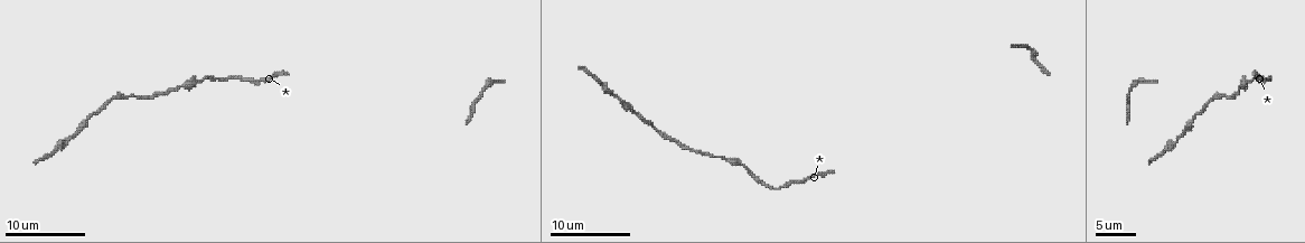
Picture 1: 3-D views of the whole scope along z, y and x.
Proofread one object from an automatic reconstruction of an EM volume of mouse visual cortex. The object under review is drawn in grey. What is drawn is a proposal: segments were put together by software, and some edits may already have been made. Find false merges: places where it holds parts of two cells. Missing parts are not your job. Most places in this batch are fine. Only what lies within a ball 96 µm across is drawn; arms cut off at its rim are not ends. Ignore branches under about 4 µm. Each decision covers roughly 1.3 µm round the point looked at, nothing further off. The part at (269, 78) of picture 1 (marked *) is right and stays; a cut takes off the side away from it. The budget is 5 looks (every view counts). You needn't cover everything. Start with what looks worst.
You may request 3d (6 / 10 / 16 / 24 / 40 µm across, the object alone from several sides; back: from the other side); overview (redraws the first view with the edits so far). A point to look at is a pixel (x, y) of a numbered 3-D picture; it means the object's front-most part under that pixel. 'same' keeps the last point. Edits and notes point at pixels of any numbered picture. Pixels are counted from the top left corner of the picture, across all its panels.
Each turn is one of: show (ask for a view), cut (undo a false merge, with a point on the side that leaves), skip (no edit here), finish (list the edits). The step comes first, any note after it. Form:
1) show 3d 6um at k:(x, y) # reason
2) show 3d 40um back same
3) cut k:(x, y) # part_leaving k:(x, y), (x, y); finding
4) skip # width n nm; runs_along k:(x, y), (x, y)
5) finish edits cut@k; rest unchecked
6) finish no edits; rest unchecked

show 3d 6um at 1:(243, 78) # thick turns thin

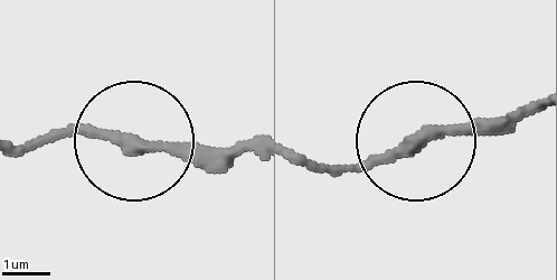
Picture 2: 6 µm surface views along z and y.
skip # runs_along 2:(535, 102), (439, 127), (342, 170), (310, 170); all the same cell

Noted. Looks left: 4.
show 3d 10um at 1:(78, 130) # sudden change in width

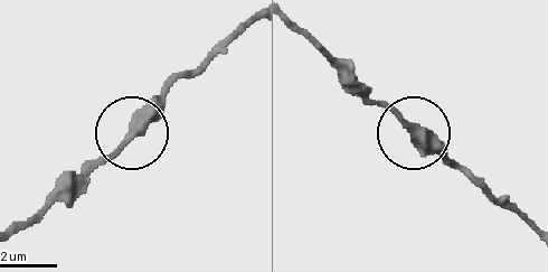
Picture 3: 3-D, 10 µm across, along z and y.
skip # one cell here

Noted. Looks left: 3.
show 3d 10um at 1:(115, 99) # thick turns thin

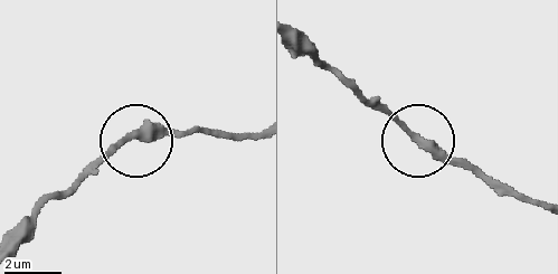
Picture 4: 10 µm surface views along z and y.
skip # runs_along 4:(539, 204), (497, 194), (445, 162), (376, 97); one cell here

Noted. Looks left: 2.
finish no edits; rest unchecked

